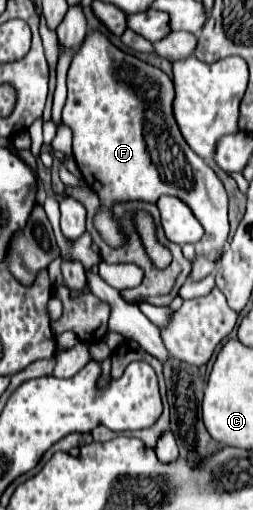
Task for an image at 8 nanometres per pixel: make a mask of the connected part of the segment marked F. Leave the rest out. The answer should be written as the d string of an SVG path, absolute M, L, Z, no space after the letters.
M94 30L94 32L90 32L90 34L84 38L80 50L76 52L76 56L74 56L74 60L72 60L72 64L70 64L70 70L68 70L68 100L66 100L66 106L64 106L64 112L62 112L62 120L64 120L64 124L66 124L66 126L72 130L72 134L74 134L74 142L72 142L74 148L72 148L72 150L74 150L74 158L76 158L76 162L78 162L78 168L80 168L80 172L82 172L82 176L84 176L84 182L86 182L86 184L100 196L100 200L102 200L102 210L96 214L94 224L96 224L96 228L100 230L102 238L104 238L110 246L122 244L122 234L118 232L116 222L110 218L110 206L112 206L114 202L120 202L120 200L146 200L146 202L156 202L162 194L168 194L168 196L176 196L176 198L184 200L184 202L192 208L194 216L196 216L196 218L200 220L200 224L204 226L204 236L202 236L200 242L196 242L196 254L198 254L198 256L210 256L214 250L220 250L220 248L226 244L226 238L228 238L228 198L226 198L224 184L218 180L218 176L214 174L214 170L212 170L196 152L192 152L192 148L186 144L186 140L184 140L184 136L182 136L182 132L180 132L180 128L178 128L178 124L176 124L176 120L174 120L174 106L172 106L172 104L174 104L174 84L172 84L172 80L170 80L160 68L154 68L152 64L142 62L140 58L122 52L122 50L116 48L100 30Z

